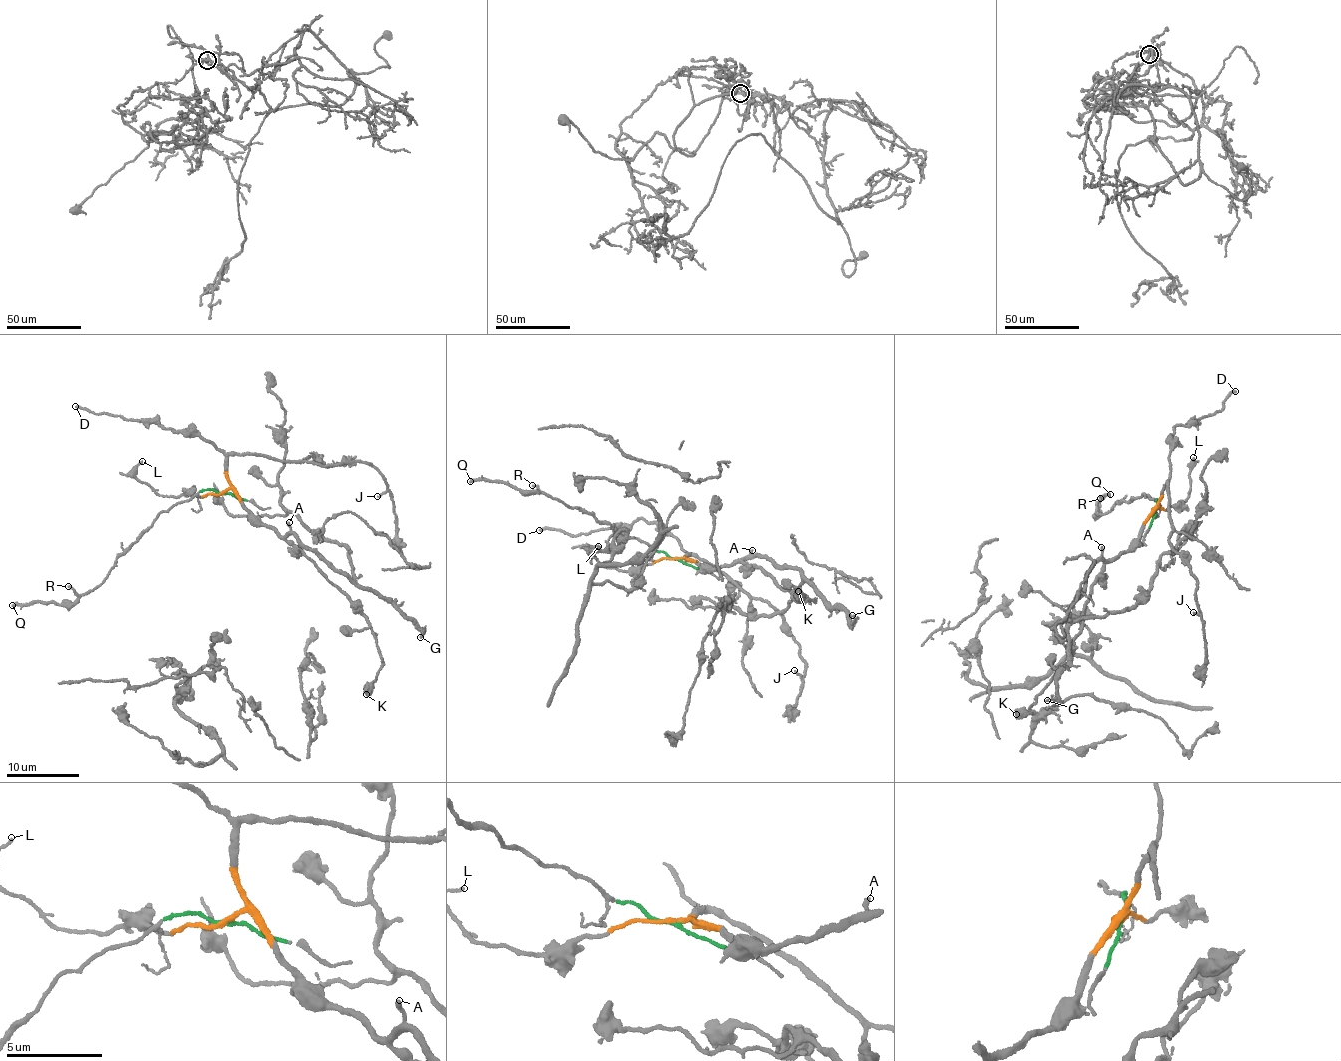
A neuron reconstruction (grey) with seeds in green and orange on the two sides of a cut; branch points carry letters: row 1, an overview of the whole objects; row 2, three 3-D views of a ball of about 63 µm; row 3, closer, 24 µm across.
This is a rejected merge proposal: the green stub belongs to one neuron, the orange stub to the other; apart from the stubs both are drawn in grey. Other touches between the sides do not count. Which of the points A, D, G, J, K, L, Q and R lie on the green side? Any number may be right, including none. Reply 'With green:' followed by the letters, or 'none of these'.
With green: Q, R

